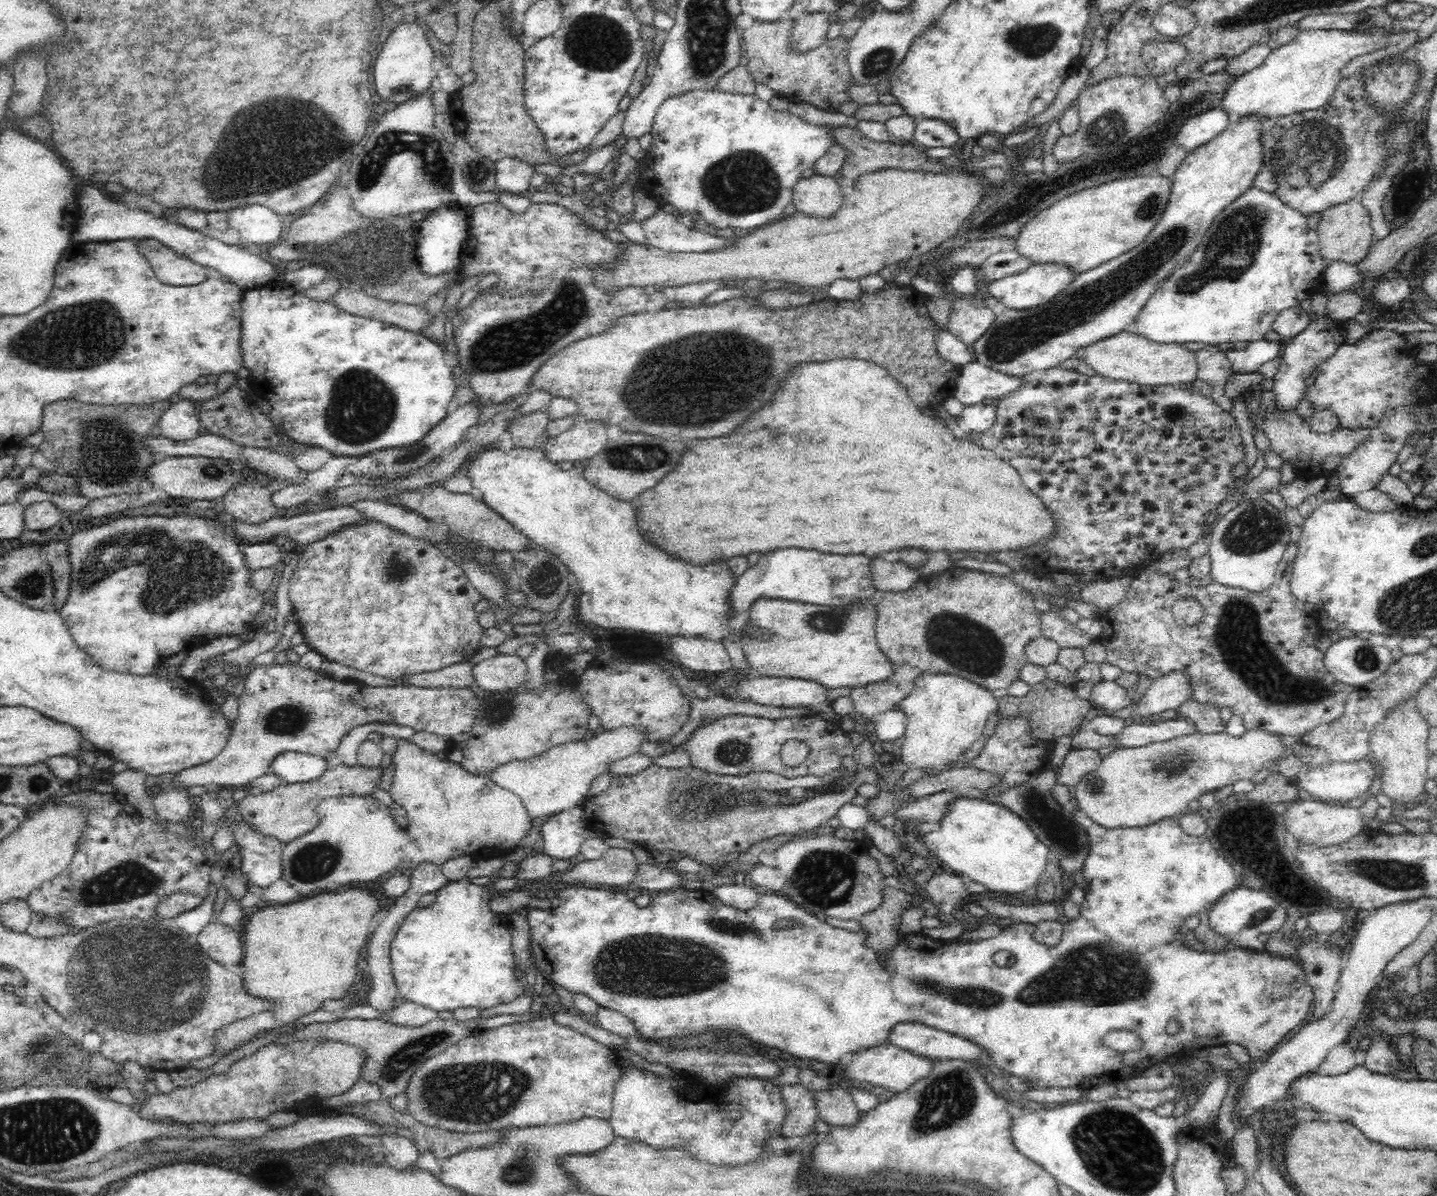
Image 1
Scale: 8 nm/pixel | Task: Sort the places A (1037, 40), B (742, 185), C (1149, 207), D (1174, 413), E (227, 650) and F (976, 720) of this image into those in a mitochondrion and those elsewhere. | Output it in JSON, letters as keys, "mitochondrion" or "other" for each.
{"A":"mitochondrion","B":"mitochondrion","C":"mitochondrion","D":"other","E":"other","F":"other"}

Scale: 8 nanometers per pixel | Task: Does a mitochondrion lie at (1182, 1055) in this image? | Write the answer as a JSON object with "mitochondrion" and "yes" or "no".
{"mitochondrion":"no"}

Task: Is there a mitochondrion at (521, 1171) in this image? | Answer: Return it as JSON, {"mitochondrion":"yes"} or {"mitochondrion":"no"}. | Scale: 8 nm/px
{"mitochondrion":"yes"}

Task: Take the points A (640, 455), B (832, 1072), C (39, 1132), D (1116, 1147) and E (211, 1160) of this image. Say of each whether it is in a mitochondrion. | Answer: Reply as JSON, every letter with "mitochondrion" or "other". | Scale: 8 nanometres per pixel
{"A":"mitochondrion","B":"other","C":"mitochondrion","D":"mitochondrion","E":"other"}

